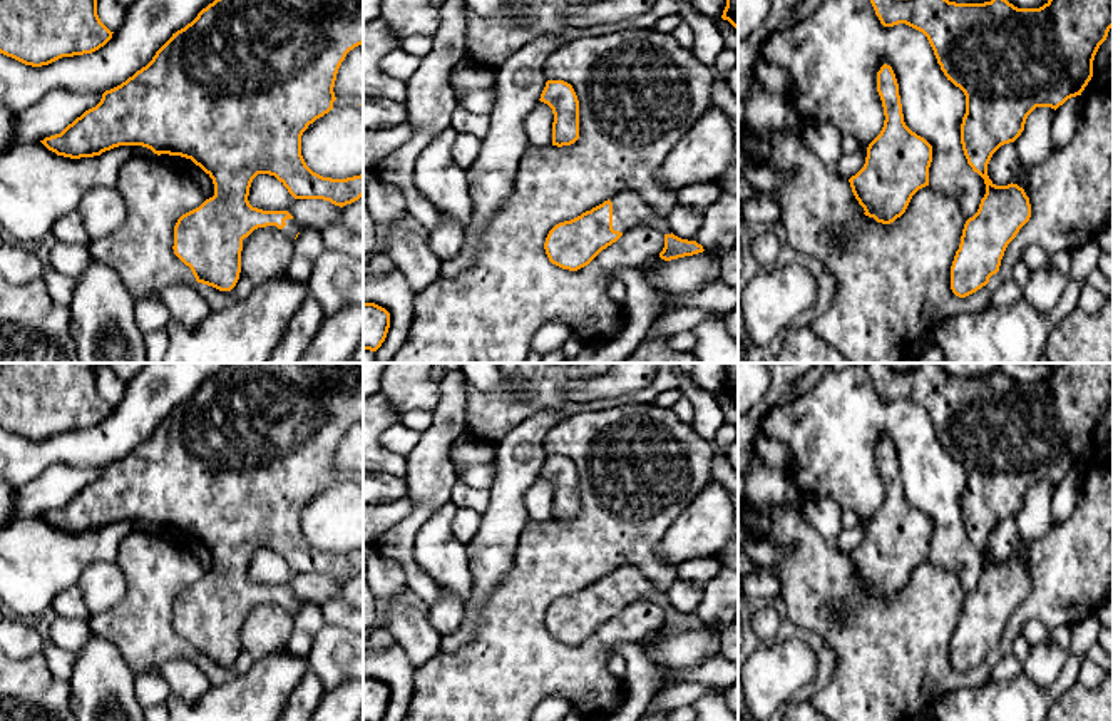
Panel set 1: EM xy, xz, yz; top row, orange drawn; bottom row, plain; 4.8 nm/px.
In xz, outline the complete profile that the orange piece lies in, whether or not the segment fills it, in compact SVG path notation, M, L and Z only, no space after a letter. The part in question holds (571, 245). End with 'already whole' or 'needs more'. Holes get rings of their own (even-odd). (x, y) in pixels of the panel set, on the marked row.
M621 191L581 216L556 224L544 243L549 261L562 269L587 266L628 229L648 224L664 234L659 258L664 261L703 253L703 246L674 236L668 219L656 216L636 191Z | needs more

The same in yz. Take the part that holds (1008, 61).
M870 0L884 27L905 23L922 32L941 70L966 95L961 144L967 164L986 184L977 212L964 224L951 266L951 289L966 298L999 271L1008 244L1031 217L1018 184L996 186L987 176L992 154L1014 142L1036 107L1058 109L1081 95L1093 77L1093 60L1113 27L1113 0L1048 0L1039 8L1018 8L1008 0L956 3L949 0Z | already whole

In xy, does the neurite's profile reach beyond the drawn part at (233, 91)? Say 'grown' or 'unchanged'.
grown

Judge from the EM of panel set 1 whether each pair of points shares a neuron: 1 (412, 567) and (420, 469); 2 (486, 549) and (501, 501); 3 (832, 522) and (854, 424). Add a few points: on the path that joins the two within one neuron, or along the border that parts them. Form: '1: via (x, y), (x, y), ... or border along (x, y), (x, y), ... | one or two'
1: via (405, 542), (405, 531), (420, 514), (420, 494) | one
2: via (497, 537), (501, 512) | one
3: border along (807, 497), (829, 497), (842, 511) | two

